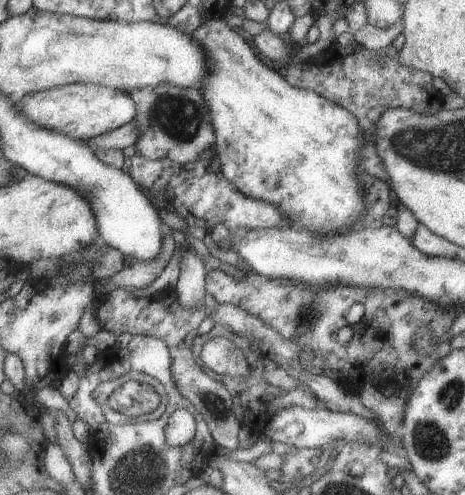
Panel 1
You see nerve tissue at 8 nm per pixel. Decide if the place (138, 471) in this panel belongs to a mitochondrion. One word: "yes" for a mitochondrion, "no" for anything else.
yes

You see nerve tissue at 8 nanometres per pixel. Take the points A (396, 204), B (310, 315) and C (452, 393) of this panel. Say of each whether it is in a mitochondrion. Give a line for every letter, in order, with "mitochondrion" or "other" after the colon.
A: other
B: mitochondrion
C: mitochondrion

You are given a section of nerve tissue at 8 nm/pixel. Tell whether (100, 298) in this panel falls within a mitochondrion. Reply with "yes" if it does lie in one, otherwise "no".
no

